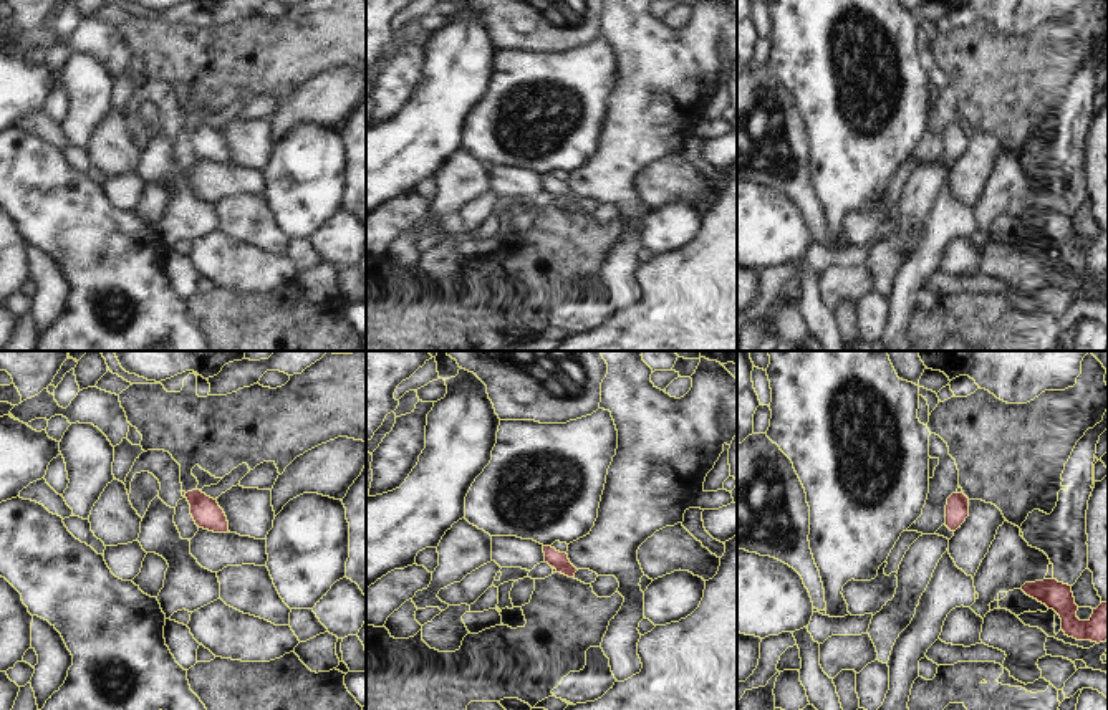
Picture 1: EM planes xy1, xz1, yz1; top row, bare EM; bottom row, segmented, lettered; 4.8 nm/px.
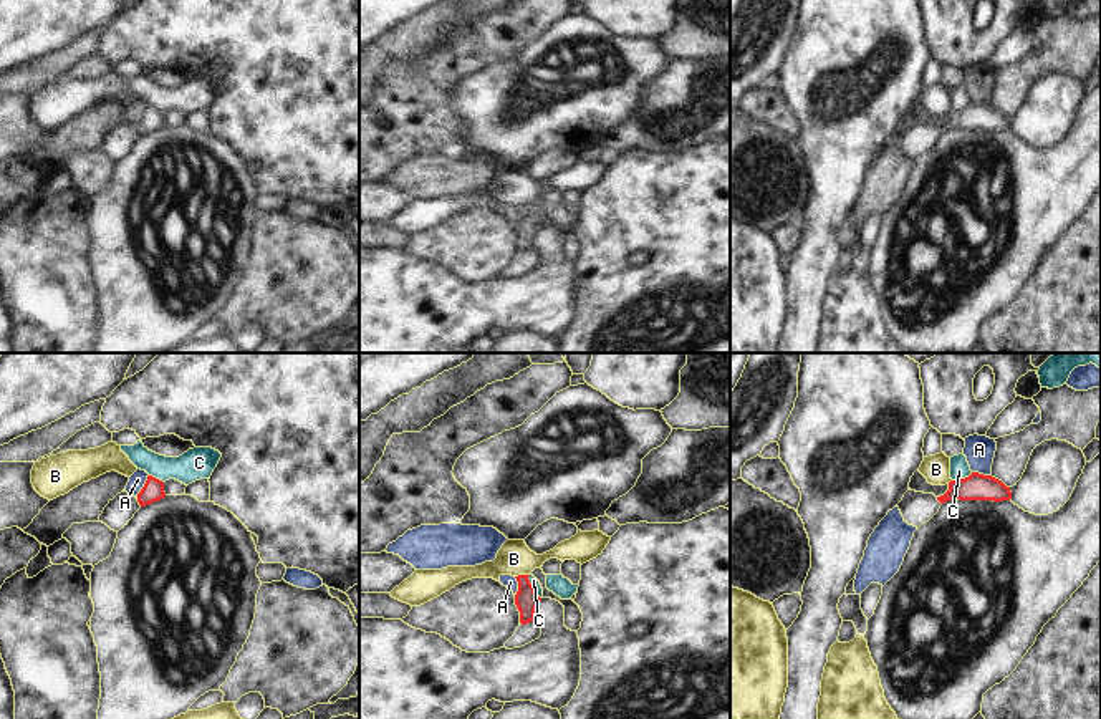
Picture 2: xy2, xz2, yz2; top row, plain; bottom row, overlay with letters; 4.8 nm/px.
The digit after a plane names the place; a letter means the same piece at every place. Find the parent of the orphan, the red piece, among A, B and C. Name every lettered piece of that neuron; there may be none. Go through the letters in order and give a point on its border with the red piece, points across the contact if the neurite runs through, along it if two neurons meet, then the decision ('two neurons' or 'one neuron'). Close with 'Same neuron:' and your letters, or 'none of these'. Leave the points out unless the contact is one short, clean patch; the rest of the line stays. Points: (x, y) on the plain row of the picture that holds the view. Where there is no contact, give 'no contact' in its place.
A: xy2 (144, 115) | along xy2 (148, 103), (136, 126) | two neurons
B: xz2 (522, 204) | along xz2 (528, 202), (515, 206) | two neurons
C: yz2 (962, 108) | along yz2 (972, 101), (952, 110) | two neurons
Same neuron: none of these

